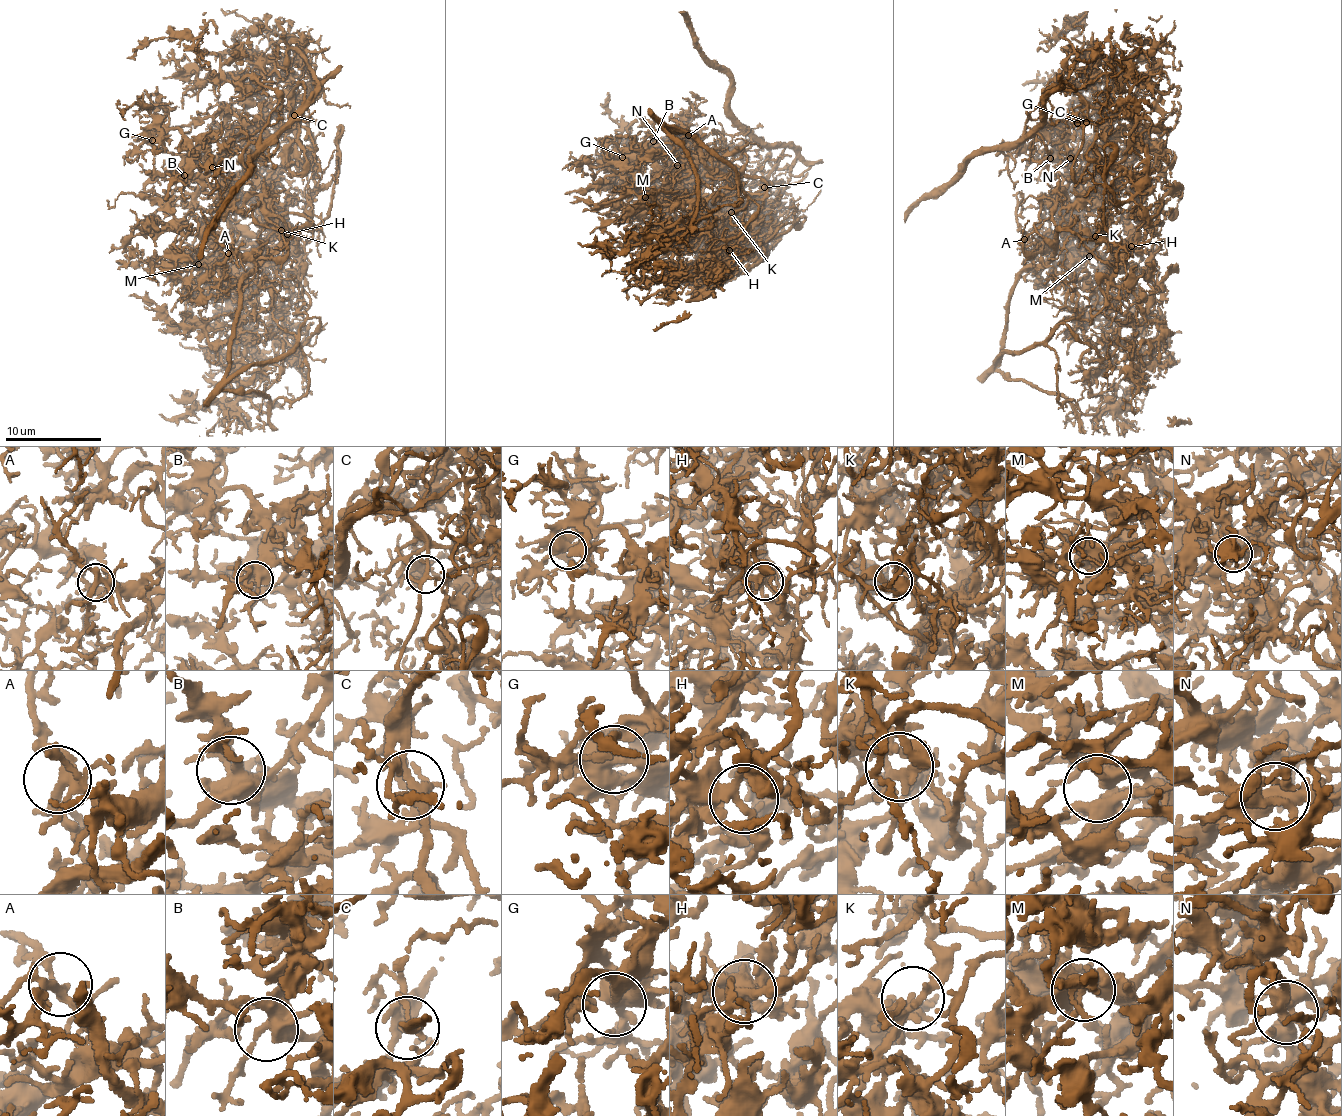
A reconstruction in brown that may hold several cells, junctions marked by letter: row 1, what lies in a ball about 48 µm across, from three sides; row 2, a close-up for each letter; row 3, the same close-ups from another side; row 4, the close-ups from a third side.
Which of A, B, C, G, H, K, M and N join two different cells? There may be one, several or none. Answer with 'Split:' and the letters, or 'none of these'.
Split: none of these

